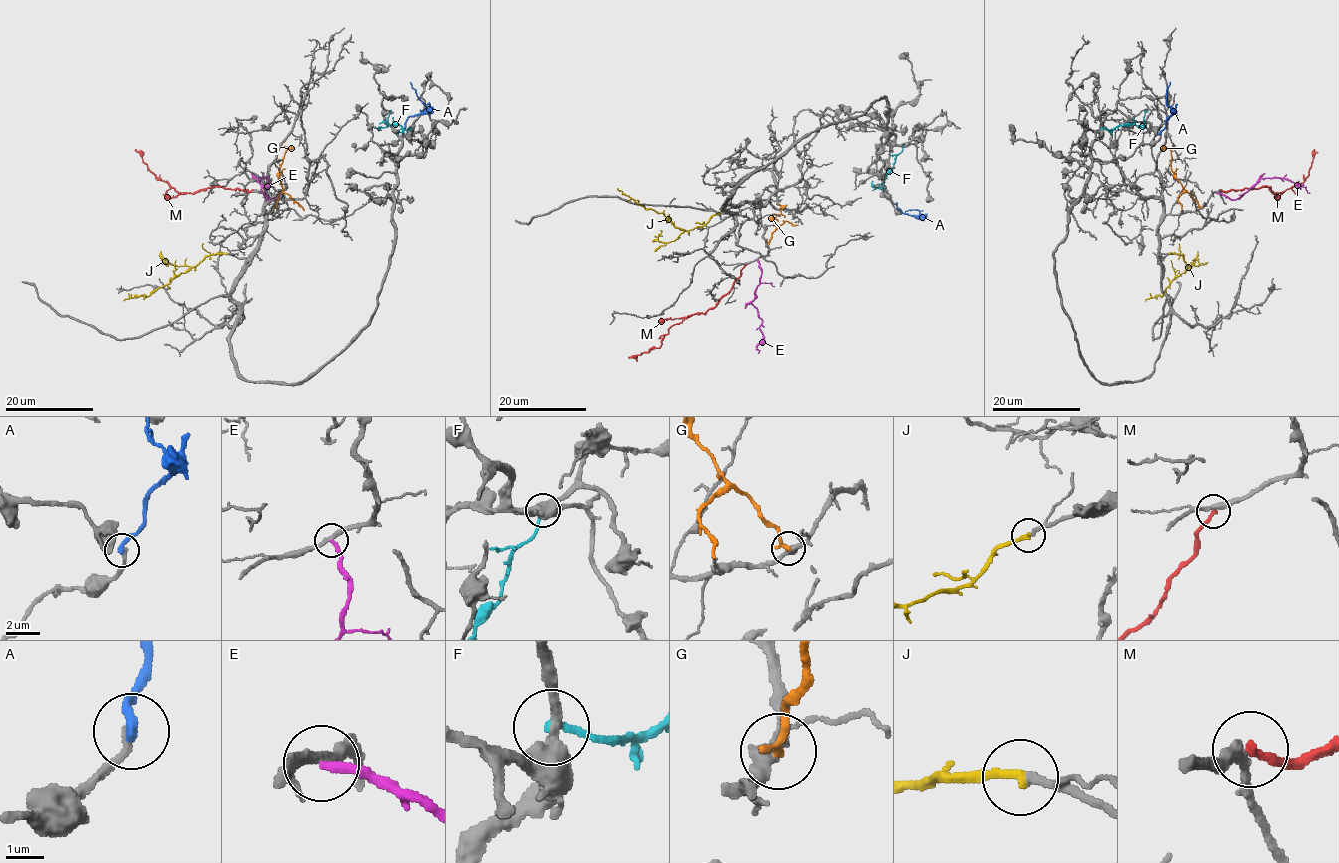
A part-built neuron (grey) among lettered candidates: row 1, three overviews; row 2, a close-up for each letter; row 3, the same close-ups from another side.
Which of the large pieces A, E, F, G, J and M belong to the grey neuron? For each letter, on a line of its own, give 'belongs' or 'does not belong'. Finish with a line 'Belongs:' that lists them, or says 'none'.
A: does not belong
E: does not belong
F: does not belong
G: does not belong
J: belongs
M: belongs
Belongs: J, M

